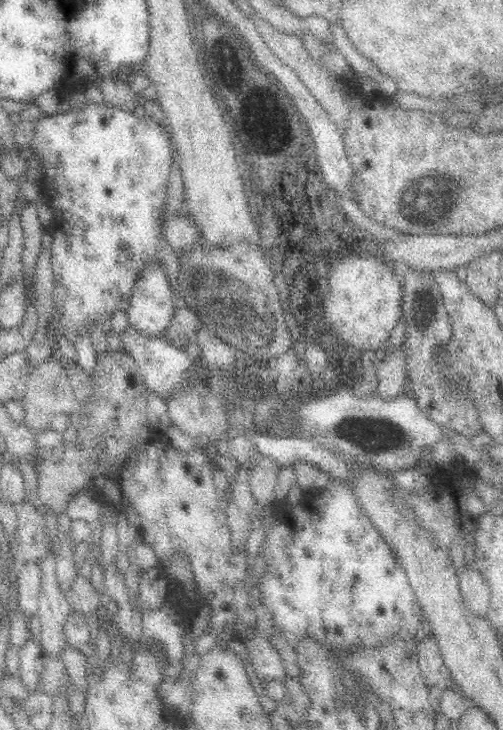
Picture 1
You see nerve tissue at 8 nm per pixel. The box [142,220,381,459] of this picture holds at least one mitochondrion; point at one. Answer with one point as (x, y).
(234, 308)

